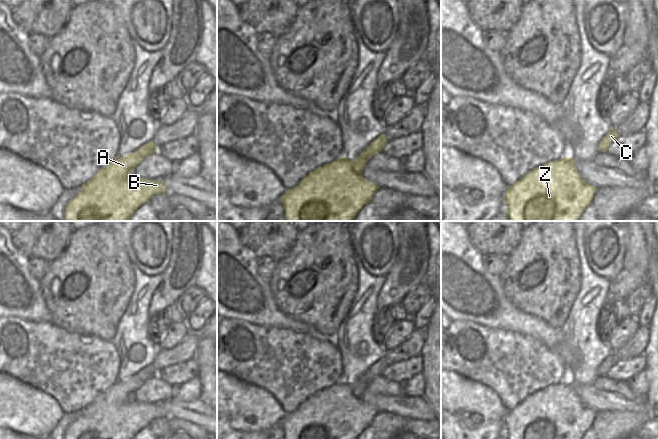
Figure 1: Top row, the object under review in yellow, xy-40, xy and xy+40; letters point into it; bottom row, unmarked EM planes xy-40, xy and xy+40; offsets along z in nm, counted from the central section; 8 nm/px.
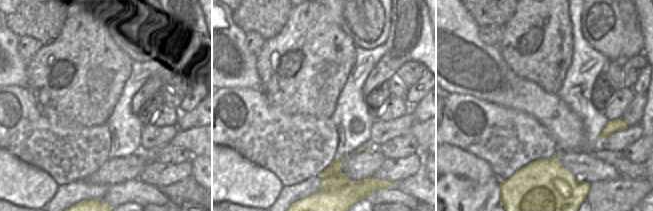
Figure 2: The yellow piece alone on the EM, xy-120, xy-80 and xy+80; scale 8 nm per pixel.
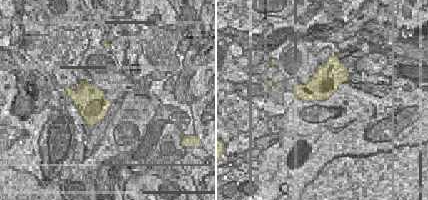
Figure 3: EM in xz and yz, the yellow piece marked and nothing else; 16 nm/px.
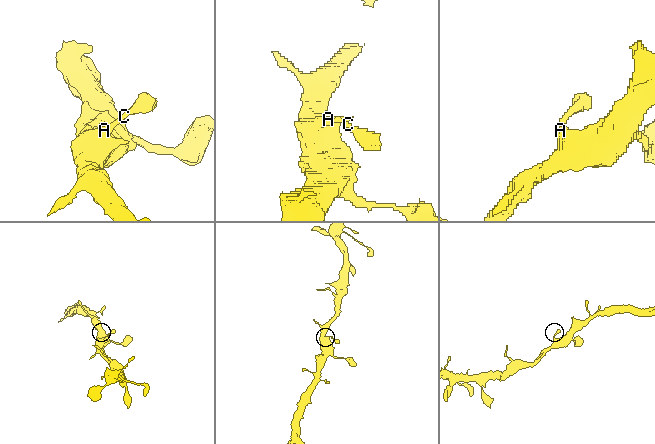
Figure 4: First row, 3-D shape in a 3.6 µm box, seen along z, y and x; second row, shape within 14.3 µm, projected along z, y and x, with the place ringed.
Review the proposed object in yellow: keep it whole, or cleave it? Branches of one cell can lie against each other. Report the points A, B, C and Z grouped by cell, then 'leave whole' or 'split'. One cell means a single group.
groups A B C Z; leave whole

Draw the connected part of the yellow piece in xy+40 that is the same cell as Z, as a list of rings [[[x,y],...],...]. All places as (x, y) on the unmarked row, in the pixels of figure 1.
[[[564,380],[527,396],[520,404],[509,410],[503,421],[507,439],[582,439],[592,427],[597,412],[588,408],[578,397],[574,384]]]

